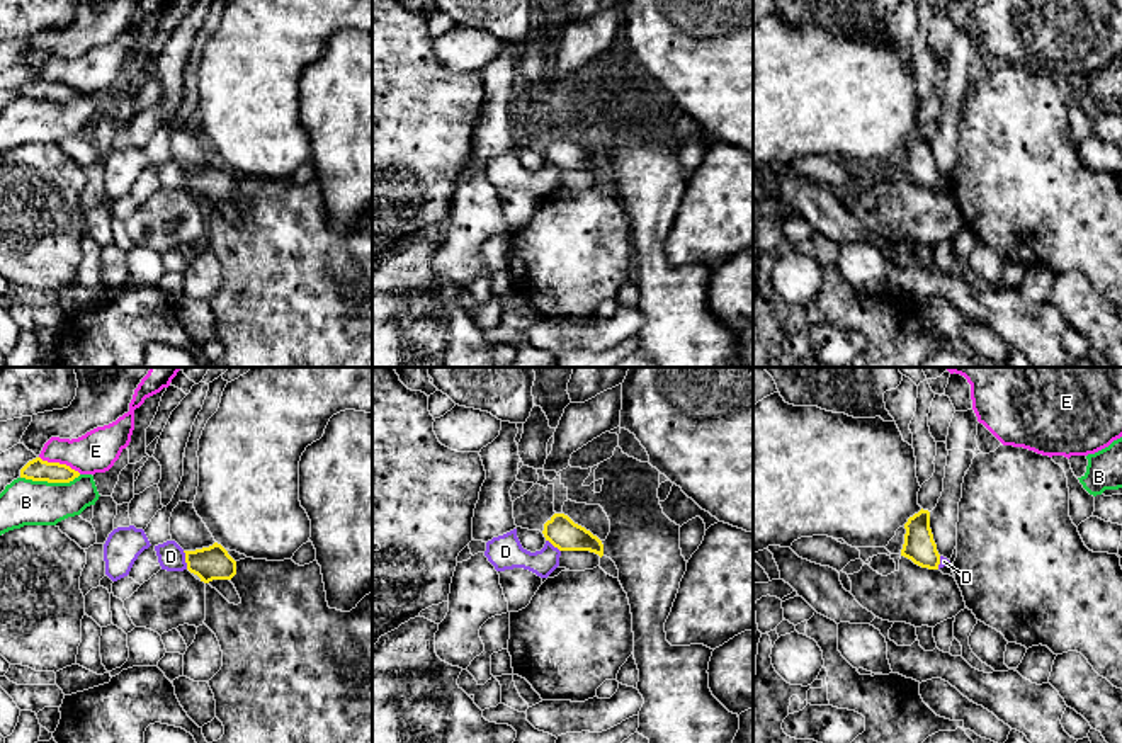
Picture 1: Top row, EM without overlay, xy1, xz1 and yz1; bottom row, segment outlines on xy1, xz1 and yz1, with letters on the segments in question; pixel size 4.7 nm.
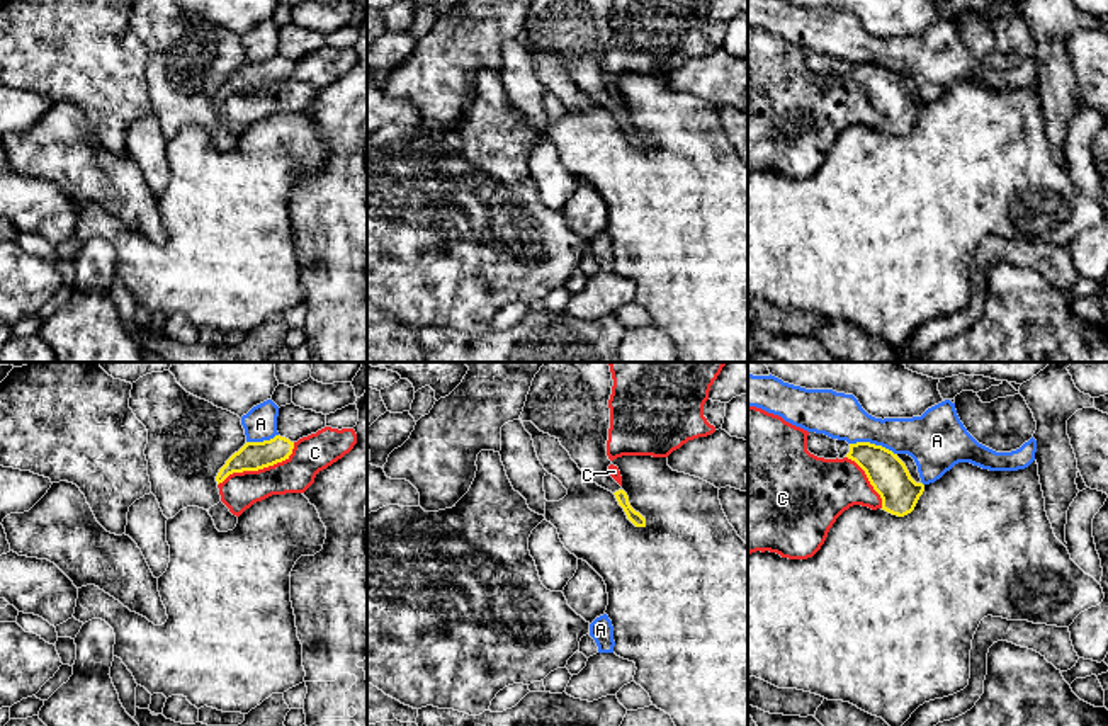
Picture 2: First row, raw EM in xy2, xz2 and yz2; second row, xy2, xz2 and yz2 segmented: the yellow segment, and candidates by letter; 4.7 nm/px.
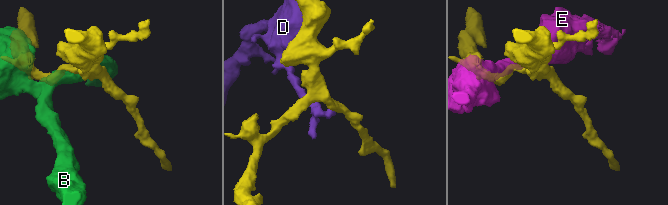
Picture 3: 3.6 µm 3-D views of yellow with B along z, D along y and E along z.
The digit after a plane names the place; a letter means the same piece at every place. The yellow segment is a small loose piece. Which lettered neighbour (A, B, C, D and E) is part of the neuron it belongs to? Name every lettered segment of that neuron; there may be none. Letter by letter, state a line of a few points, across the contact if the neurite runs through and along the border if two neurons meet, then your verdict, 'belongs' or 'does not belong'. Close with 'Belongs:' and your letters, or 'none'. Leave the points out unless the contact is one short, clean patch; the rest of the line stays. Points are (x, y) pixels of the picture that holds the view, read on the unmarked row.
A: does not belong
B: does not belong
C: does not belong
D: xy1 (182, 170), (187, 187) | does not belong
E: xy1 (39, 75), (48, 80), (65, 82), (80, 92) | does not belong
Belongs: none

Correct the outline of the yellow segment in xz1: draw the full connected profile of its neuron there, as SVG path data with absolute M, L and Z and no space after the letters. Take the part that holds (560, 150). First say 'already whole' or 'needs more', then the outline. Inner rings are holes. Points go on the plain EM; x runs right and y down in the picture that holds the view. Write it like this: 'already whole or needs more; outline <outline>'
already whole; outline M554 133L544 143L542 153L546 160L549 160L559 170L590 170L600 177L604 175L602 160L585 146L575 143L564 133Z

